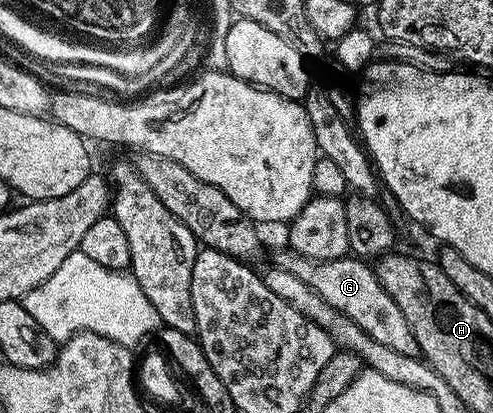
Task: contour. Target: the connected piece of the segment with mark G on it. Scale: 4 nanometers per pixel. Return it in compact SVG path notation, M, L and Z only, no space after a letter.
M284 250L276 254L273 264L274 267L289 270L289 274L301 278L301 282L305 282L305 286L321 294L321 298L325 298L325 302L329 302L333 310L357 322L357 326L361 326L361 330L365 330L369 338L381 342L381 346L389 346L389 350L398 350L400 354L416 355L417 347L413 330L409 330L409 322L405 322L405 314L401 314L401 306L397 306L397 302L389 298L385 286L381 286L377 278L374 267L366 259L348 254L340 260L318 261Z

